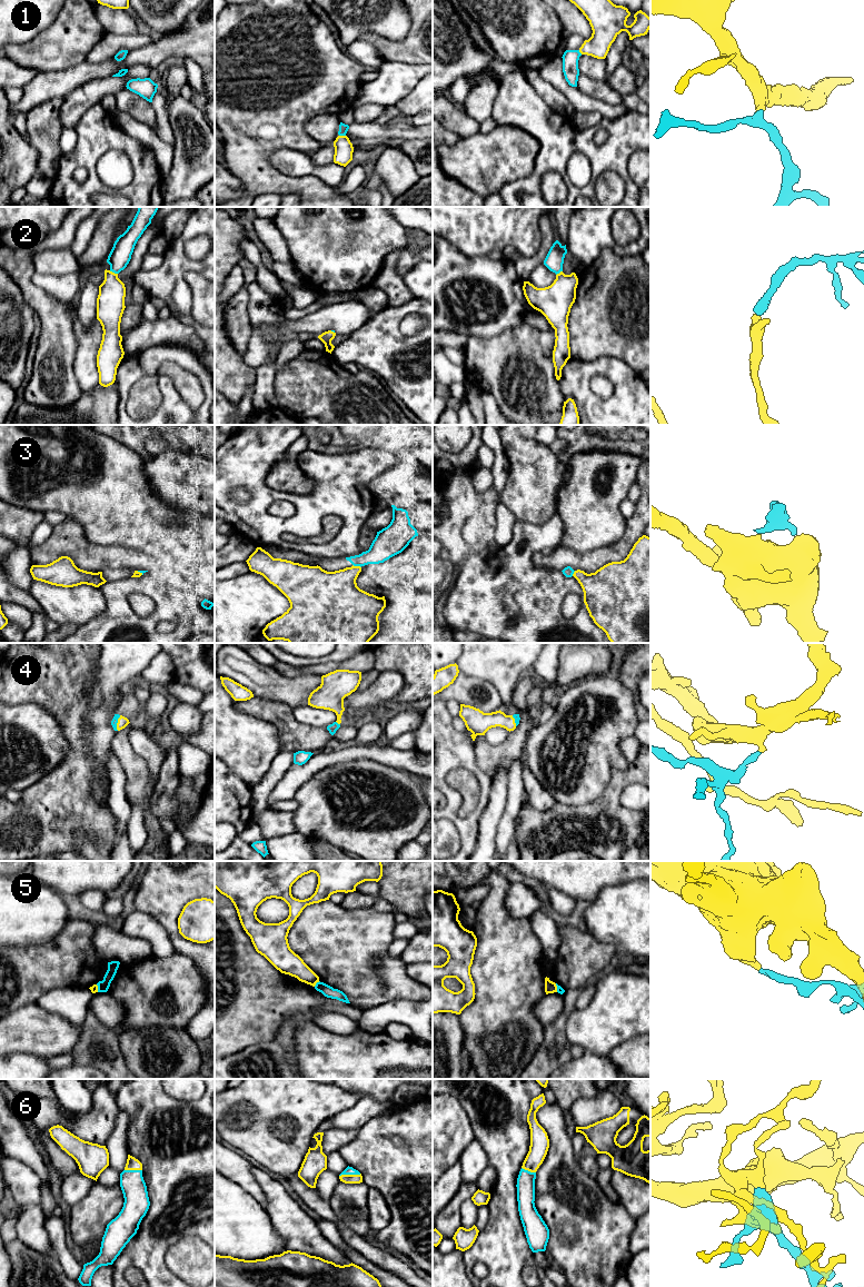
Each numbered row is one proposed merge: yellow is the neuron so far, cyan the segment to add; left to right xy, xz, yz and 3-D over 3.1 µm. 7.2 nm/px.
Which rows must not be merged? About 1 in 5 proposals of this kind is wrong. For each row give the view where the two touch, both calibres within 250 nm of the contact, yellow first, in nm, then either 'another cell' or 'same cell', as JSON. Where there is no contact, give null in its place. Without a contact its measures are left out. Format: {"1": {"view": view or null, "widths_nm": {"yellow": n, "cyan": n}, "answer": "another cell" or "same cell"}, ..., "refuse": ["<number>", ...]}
{"1": {"view": "xz", "widths_nm": {"yellow": 140, "cyan": 70}, "answer": "same cell"}, "2": {"view": "xy", "widths_nm": {"yellow": 200, "cyan": 160}, "answer": "same cell"}, "3": {"view": "xz", "widths_nm": {"yellow": 320, "cyan": 180}, "answer": "another cell"}, "4": {"view": "xy", "widths_nm": {"yellow": 80, "cyan": 50}, "answer": "same cell"}, "5": {"view": "xz", "widths_nm": {"yellow": 170, "cyan": 90}, "answer": "another cell"}, "6": {"view": "xz", "widths_nm": {"yellow": 60, "cyan": 60}, "answer": "same cell"}, "refuse": ["3", "5"]}

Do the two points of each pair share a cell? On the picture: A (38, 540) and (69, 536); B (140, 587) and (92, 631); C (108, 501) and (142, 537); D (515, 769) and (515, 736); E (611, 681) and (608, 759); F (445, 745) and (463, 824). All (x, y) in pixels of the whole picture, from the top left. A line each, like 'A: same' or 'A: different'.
A: different
B: same
C: same
D: different
E: same
F: same

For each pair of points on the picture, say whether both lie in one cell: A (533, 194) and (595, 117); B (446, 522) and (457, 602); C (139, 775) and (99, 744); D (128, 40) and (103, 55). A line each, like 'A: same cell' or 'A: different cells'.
A: different cells
B: different cells
C: different cells
D: same cell

